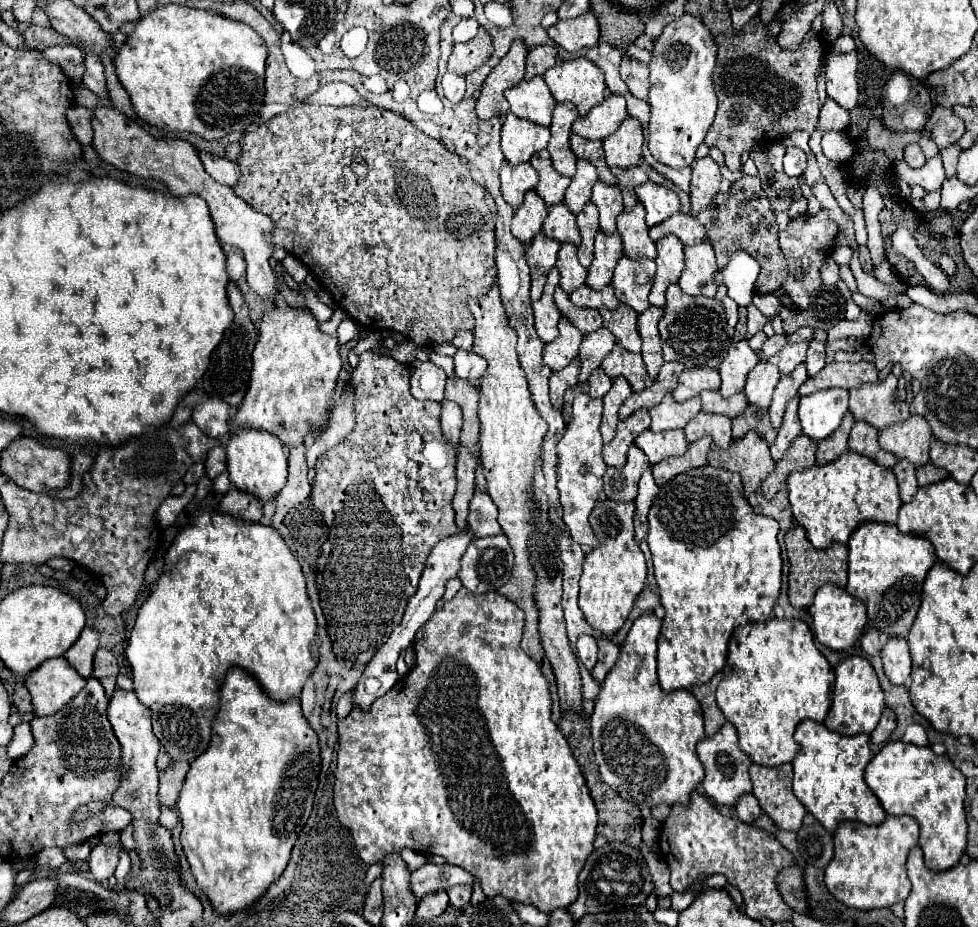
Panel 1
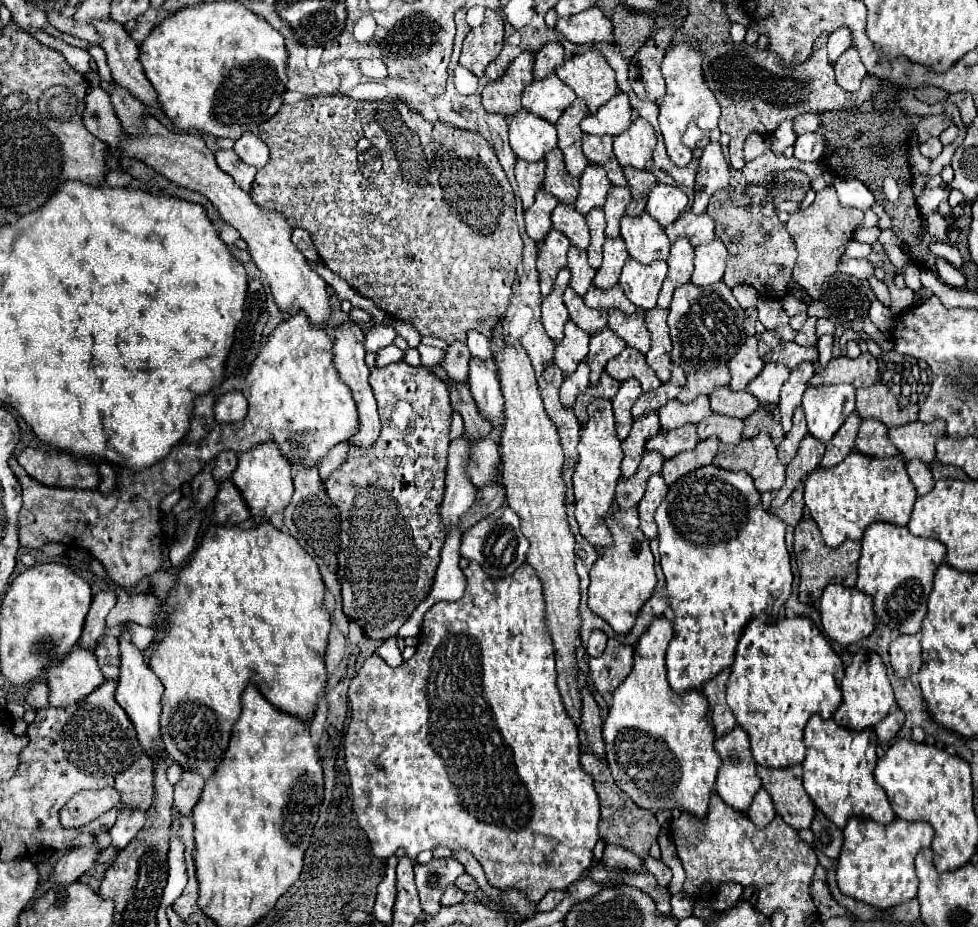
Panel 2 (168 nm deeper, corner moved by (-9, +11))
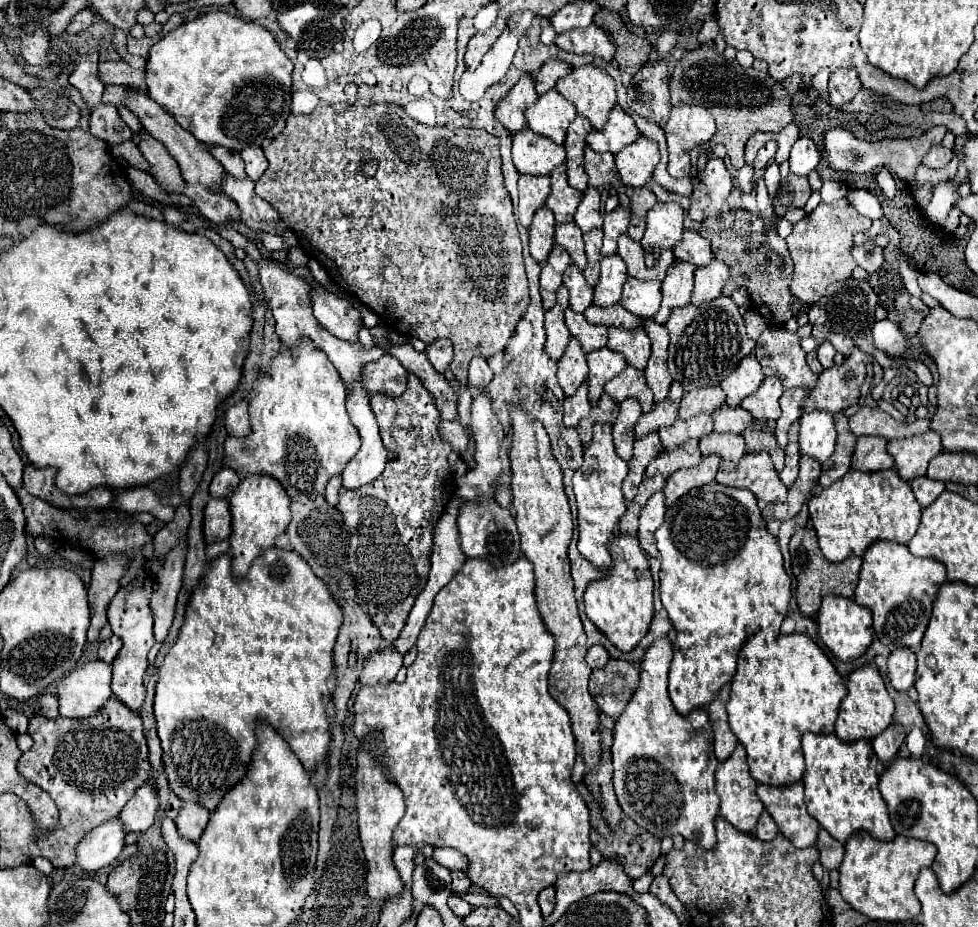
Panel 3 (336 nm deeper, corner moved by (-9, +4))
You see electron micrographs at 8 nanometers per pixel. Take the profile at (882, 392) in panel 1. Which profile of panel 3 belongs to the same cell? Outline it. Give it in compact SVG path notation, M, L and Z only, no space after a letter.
M863 406L857 414L853 414L849 418L849 430L855 436L873 434L873 436L881 436L885 440L911 438L915 434L923 434L929 430L929 418L915 420L913 424L903 424L903 422L897 422L895 418L891 418L881 408Z

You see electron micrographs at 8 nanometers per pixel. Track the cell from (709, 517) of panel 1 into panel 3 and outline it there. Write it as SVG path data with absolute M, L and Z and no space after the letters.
M711 482L707 486L701 488L693 488L691 492L687 492L685 496L681 496L671 508L667 508L665 514L665 522L661 524L661 528L657 528L655 532L655 540L657 540L657 548L661 552L661 602L663 608L669 614L669 620L673 622L673 628L677 630L677 640L675 640L675 656L671 662L671 672L669 672L669 696L671 702L675 706L675 710L679 714L689 714L695 708L705 708L709 702L713 702L713 696L717 696L717 692L721 690L723 684L733 680L735 668L737 668L737 654L741 650L741 646L745 644L745 640L749 636L757 636L763 638L767 644L775 642L779 636L789 636L781 634L780 627L787 610L789 610L789 600L791 600L791 578L787 576L785 568L783 568L783 556L777 544L777 538L773 538L767 528L765 528L765 520L761 518L761 510L757 506L757 498L753 496L753 492L749 490L739 490L739 488L729 488L729 486L721 486L717 482Z

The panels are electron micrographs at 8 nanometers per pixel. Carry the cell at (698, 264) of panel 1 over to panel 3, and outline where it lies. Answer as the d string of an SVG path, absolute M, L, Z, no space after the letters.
M713 260L707 266L701 266L695 270L695 290L691 304L705 304L717 296L721 296L721 290L729 278L729 268L721 264L721 260Z

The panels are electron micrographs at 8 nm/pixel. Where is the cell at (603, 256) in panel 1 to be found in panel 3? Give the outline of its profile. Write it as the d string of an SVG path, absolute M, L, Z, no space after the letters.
M613 254L601 260L601 278L595 286L595 306L613 306L621 300L621 288L627 280L627 268L621 256Z

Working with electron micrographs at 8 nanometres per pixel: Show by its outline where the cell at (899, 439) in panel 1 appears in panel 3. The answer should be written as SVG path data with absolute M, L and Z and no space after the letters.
M933 430L913 438L893 440L887 444L887 452L893 456L895 468L901 480L905 482L911 482L917 476L925 476L929 460L935 458L941 450L943 450L941 438Z

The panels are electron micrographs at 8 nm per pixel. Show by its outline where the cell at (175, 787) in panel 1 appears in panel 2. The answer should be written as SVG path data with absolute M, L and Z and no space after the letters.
M185 769L181 775L181 781L175 785L175 809L181 815L191 815L201 789L203 789L203 777L199 773L193 773L191 769Z

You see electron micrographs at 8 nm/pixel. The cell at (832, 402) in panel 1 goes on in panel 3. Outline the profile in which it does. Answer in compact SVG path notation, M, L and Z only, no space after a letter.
M813 410L799 418L801 424L801 440L799 452L801 456L811 456L819 462L831 458L835 450L835 424L833 416L823 410Z

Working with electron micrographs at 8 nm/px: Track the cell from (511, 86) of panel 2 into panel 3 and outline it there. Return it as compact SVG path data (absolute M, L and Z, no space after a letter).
M521 76L521 80L509 90L509 94L497 104L495 118L511 132L519 132L527 128L525 120L525 108L533 106L537 102L535 82L531 76Z

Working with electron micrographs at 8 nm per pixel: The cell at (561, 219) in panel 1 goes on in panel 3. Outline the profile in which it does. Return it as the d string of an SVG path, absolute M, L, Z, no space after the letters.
M575 222L555 226L555 244L559 244L561 248L565 248L569 252L571 262L575 266L579 266L581 270L587 268L587 258L583 252L583 232L579 230L579 226Z

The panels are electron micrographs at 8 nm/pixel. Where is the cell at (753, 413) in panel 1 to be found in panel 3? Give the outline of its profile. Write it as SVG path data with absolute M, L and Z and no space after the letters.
M755 420L745 432L743 432L747 454L755 452L767 452L775 464L775 470L781 472L783 468L783 450L777 446L775 440L775 422L773 420Z

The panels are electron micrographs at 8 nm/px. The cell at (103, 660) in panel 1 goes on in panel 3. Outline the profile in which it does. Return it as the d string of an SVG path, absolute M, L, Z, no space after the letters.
M113 634L111 638L107 638L107 640L103 640L103 642L99 644L99 658L105 660L105 662L113 662L113 658L115 658L117 652L119 652L119 648L121 648L121 640Z

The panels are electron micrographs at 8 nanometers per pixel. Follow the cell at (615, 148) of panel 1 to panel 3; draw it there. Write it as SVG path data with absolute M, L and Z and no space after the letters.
M639 136L615 156L615 164L625 186L641 188L651 180L653 170L659 164L659 146L657 142Z

